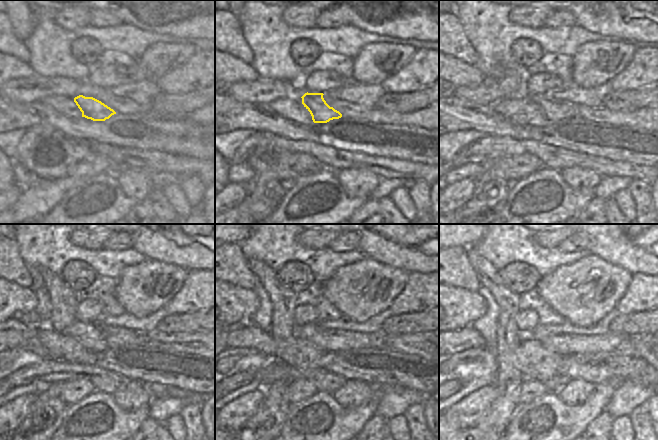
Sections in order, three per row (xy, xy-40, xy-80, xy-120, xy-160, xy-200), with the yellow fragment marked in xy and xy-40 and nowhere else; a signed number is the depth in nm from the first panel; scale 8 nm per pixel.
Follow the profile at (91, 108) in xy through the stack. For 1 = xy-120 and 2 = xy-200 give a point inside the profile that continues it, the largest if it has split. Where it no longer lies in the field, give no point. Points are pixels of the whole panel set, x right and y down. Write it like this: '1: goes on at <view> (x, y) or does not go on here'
1: goes on at xy-120 (113, 336)
2: goes on at xy-200 (567, 344)

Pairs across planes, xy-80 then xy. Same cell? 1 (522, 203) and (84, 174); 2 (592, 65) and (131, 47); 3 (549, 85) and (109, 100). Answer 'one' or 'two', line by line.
1: two
2: two
3: two

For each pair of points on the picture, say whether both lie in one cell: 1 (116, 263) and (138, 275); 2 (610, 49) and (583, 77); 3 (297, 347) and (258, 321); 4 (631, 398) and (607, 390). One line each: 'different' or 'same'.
1: different
2: same
3: different
4: different

